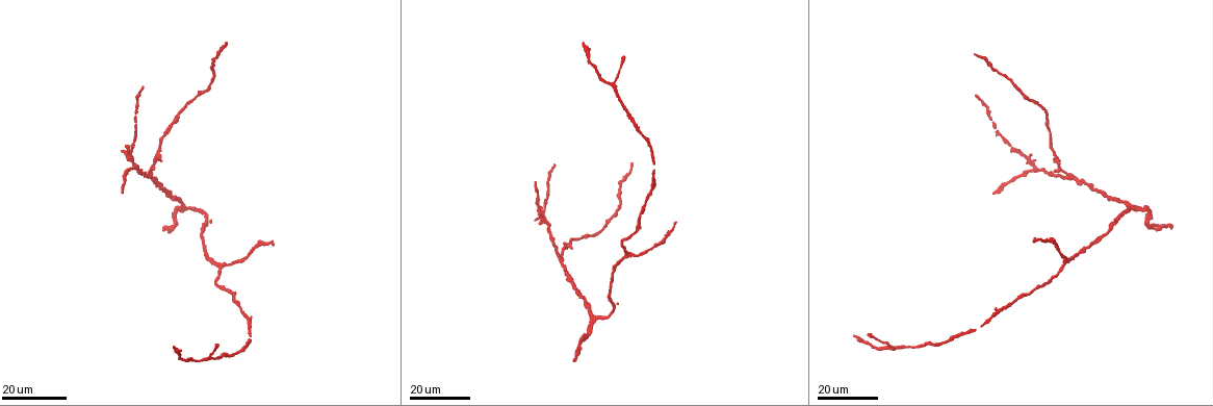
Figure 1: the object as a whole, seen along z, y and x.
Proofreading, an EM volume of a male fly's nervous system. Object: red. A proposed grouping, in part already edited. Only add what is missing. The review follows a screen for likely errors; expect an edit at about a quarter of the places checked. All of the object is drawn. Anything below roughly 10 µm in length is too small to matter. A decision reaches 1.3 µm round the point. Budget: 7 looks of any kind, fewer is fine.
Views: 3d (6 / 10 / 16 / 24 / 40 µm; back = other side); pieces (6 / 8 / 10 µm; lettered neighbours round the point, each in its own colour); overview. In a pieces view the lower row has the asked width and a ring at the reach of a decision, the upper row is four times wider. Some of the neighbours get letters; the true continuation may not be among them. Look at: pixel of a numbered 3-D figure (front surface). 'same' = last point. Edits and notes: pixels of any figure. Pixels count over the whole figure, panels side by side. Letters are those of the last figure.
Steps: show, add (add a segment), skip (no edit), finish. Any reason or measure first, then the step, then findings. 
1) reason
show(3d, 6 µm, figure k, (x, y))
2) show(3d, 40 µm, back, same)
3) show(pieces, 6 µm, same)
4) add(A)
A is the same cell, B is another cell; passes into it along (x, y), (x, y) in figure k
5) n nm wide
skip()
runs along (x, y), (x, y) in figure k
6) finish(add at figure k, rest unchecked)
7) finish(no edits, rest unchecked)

free end
show(3d, 24 µm, figure 1, (225, 41))

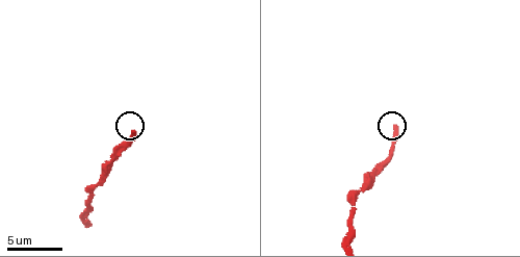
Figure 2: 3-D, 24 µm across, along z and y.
show(pieces, 6 µm, figure 2, (134, 131))

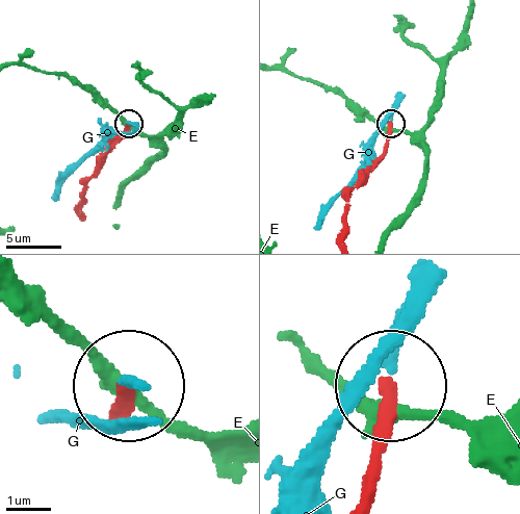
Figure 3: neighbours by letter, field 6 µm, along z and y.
skip()
E and G are other cells; runs along (343, 235), (347, 194), (384, 151), (391, 124) in figure 3; no lettered segment goes on from it

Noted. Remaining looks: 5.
branch stops here
show(3d, 24 µm, figure 1, (993, 194))

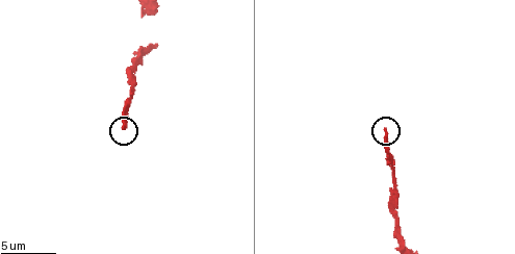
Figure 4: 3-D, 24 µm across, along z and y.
see the neighbours
show(pieces, 10 µm, figure 4, (386, 132))

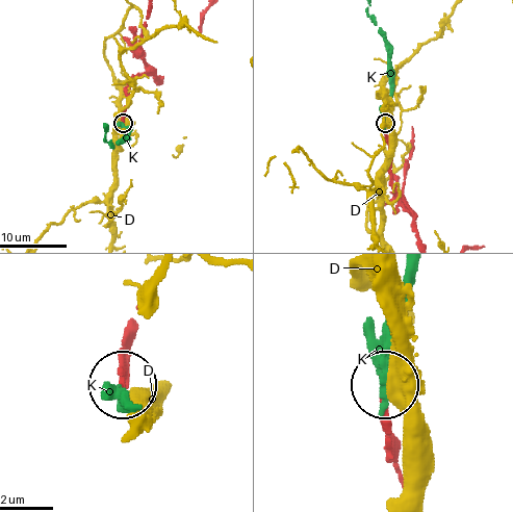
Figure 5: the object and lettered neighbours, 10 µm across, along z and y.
add(K)
K is the same cell, D is another cell; the neuron continues

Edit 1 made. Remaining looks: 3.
show(overview)

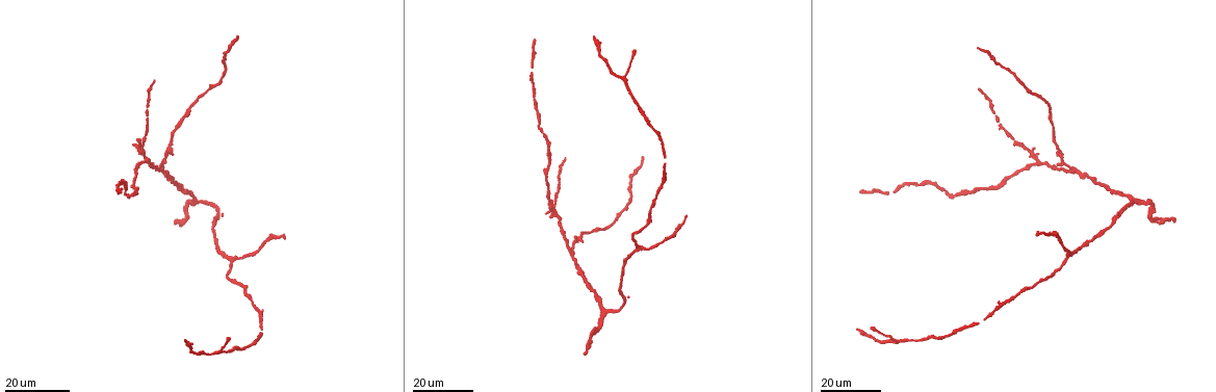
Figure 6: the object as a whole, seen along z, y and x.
free end
show(3d, 16 µm, figure 6, (1035, 149))

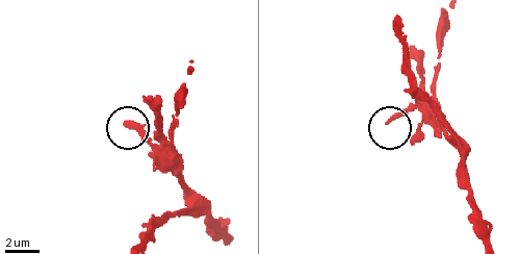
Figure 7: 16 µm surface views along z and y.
see the neighbours
show(pieces, 6 µm, figure 7, (126, 121))

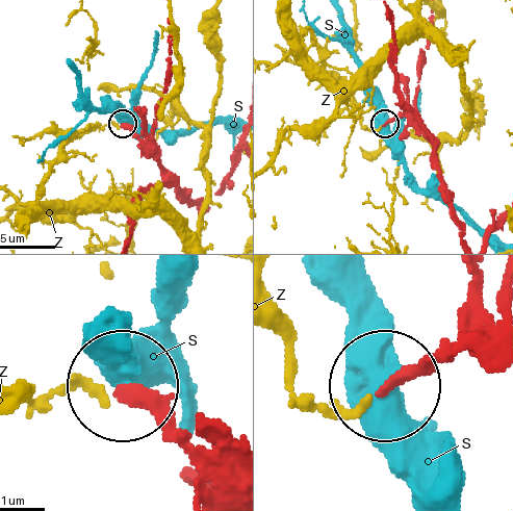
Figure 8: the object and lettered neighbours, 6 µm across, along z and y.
skip()
S and Z are other cells; runs along (444, 352), (392, 382) in figure 8; none of them fits

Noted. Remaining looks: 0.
finish(add at figure 5, rest unchecked)

